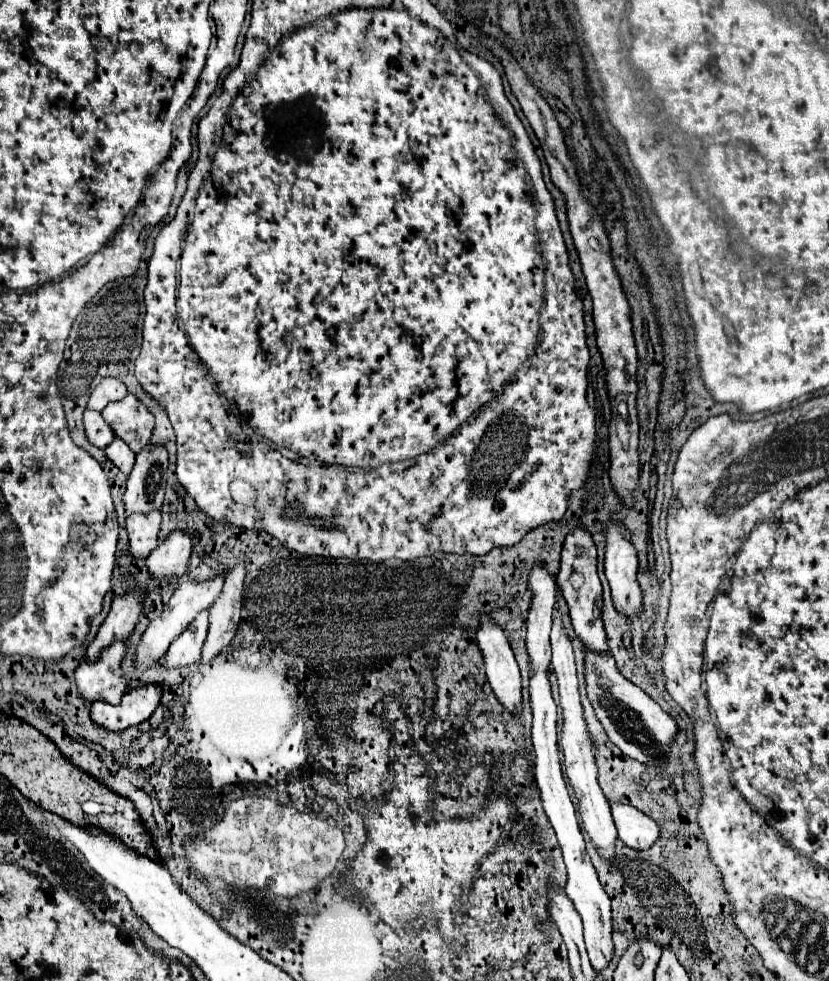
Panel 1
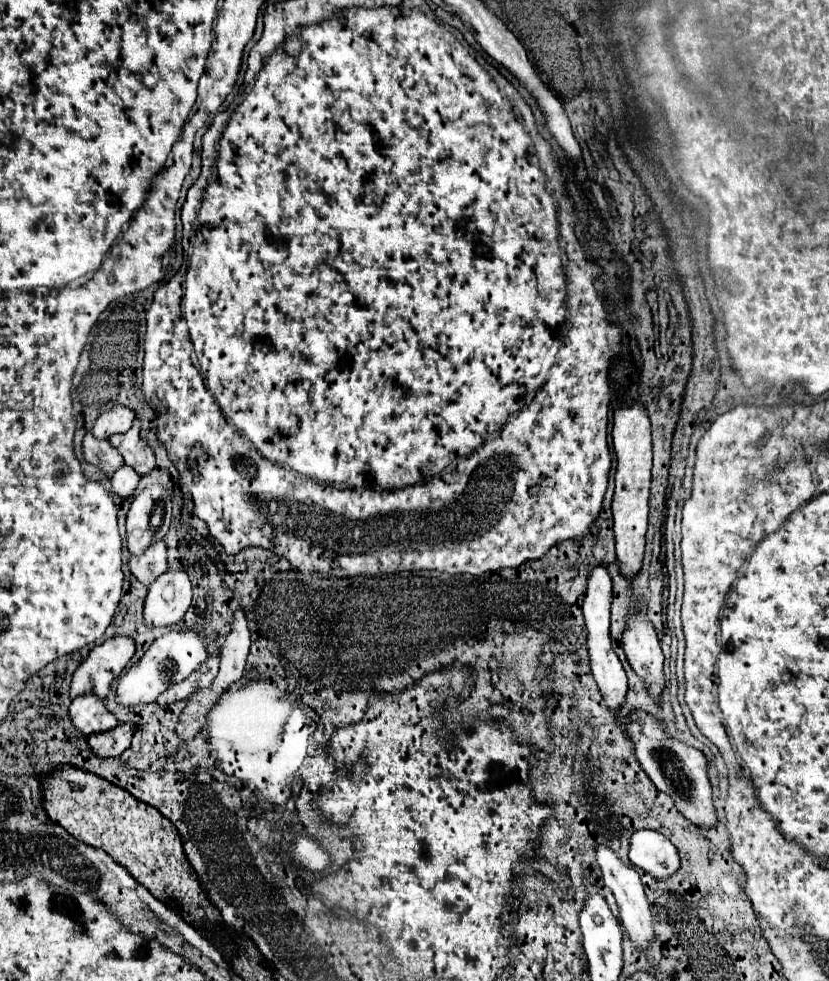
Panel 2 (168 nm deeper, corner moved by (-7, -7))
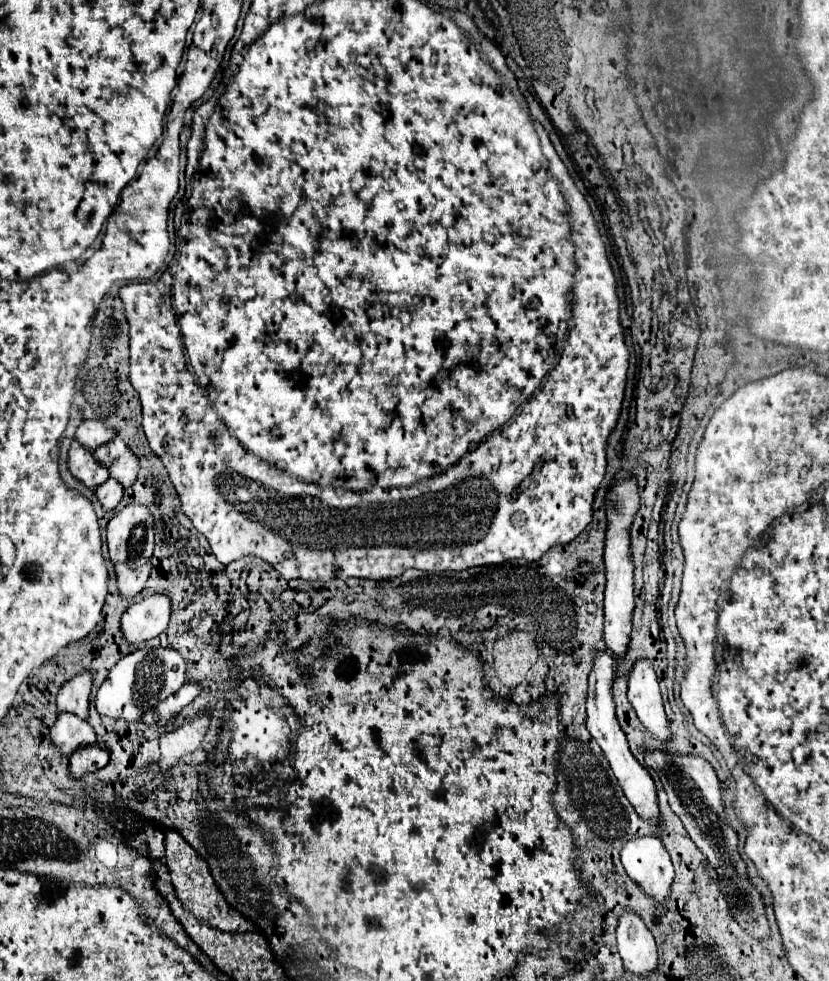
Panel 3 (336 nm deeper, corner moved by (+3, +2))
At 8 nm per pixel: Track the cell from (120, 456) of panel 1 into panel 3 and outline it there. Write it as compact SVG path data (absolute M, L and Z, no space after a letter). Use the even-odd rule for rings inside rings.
M109 478L105 484L101 484L95 490L95 496L99 498L103 510L111 512L111 510L115 510L119 506L119 502L123 498L123 490L121 490L121 486L117 486L117 482L113 482L113 478Z

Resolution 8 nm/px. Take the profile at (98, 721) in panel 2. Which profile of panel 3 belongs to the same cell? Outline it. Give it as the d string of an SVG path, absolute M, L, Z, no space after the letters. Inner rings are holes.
M59 714L55 726L51 728L51 740L53 746L59 748L59 752L69 758L77 748L95 744L95 732L87 722L81 722L75 714Z

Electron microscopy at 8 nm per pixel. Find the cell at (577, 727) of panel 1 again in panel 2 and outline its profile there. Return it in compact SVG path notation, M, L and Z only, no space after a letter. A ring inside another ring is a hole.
M597 845L597 863L603 871L603 881L605 885L613 891L615 899L617 899L617 905L619 905L619 911L621 911L621 925L625 929L625 933L631 937L631 941L635 943L635 947L639 949L645 949L651 939L653 939L653 927L651 927L651 911L649 911L649 903L647 903L647 897L645 897L645 891L643 891L643 885L641 885L641 879L639 879L639 873L625 865L611 847L607 845Z

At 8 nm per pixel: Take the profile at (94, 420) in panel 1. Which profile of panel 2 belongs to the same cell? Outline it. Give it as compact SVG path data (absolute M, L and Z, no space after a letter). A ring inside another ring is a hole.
M91 431L83 439L83 453L85 453L85 459L89 463L101 467L109 477L115 473L117 467L123 465L123 457L109 443L109 439L99 439Z

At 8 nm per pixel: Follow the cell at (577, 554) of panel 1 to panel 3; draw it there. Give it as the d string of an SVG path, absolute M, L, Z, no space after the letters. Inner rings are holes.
M597 652L593 670L589 674L589 696L587 696L587 722L585 722L585 726L591 732L591 736L597 740L597 744L601 746L603 754L607 756L609 766L611 766L613 774L617 776L619 786L621 786L623 794L627 796L627 800L631 802L631 806L635 808L635 812L645 822L659 828L661 818L659 818L659 806L657 806L657 788L653 784L651 774L633 758L633 754L627 746L625 734L619 728L619 722L617 722L617 716L615 716L615 704L613 704L613 698L611 698L613 680L615 680L615 662L613 662L611 654L609 652Z

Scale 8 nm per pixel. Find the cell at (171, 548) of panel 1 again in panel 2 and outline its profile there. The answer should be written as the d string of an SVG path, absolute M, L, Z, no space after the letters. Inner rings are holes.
M169 567L159 575L147 593L143 617L147 625L175 625L191 605L191 579L185 567Z

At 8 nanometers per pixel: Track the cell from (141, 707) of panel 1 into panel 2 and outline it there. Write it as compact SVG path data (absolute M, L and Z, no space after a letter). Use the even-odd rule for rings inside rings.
M125 721L109 731L93 733L89 737L89 745L99 757L117 757L131 745L131 737L135 731L137 731L137 723Z

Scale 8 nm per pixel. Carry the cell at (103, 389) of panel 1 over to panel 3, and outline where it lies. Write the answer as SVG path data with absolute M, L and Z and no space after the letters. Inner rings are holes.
M85 420L75 432L75 440L81 446L85 446L89 452L111 442L113 438L115 438L113 430L109 430L107 426L101 426L101 422L93 422L93 420Z

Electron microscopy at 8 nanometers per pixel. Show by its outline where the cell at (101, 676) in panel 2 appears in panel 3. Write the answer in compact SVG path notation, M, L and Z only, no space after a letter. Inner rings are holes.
M79 674L73 680L65 682L65 686L61 686L61 690L57 694L59 714L71 712L71 714L87 720L89 694L91 694L91 674Z

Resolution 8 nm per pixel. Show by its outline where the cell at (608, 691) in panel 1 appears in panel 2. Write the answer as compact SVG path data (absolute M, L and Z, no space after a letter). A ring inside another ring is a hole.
M647 711L631 713L629 723L625 723L625 733L633 743L635 757L639 761L641 769L649 775L649 779L655 783L655 787L659 791L663 791L675 799L675 805L683 817L687 817L703 827L711 827L713 823L717 823L717 815L715 815L715 809L711 803L707 759L699 749L673 739L667 733L665 725Z

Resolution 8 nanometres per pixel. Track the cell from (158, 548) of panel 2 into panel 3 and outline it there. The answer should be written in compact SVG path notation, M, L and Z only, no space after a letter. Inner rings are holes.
M117 564L115 566L115 578L117 578L117 594L121 594L123 598L131 600L135 598L143 588L145 582L149 578L151 572L151 564L145 566L145 570L129 570L127 566Z

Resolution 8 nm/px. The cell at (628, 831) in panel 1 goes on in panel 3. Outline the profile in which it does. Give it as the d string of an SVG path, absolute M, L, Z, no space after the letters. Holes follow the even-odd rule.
M657 836L629 840L621 850L621 862L627 876L653 898L655 906L663 906L669 900L675 872L667 850Z

